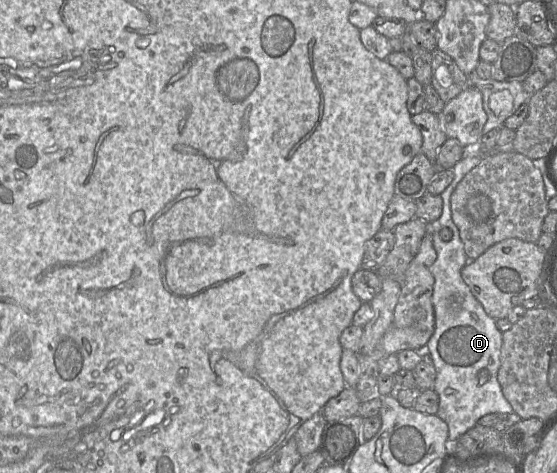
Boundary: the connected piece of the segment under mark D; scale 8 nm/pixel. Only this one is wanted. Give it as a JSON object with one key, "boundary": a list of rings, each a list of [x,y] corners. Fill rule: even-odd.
{"boundary":[[[480,145],[464,147],[463,157],[451,168],[451,183],[440,194],[443,200],[442,214],[436,224],[430,224],[430,234],[436,251],[436,260],[430,266],[434,276],[432,303],[435,328],[424,352],[430,355],[434,363],[436,378],[433,390],[439,396],[436,415],[447,423],[448,440],[451,444],[456,443],[464,433],[476,426],[484,415],[514,412],[497,379],[501,364],[502,332],[497,328],[496,320],[487,315],[461,277],[461,270],[468,263],[468,257],[459,230],[452,220],[450,206],[451,195],[458,183],[485,157],[487,155],[481,154]],[[441,227],[451,230],[452,238],[449,241],[440,238],[438,230]]]}

